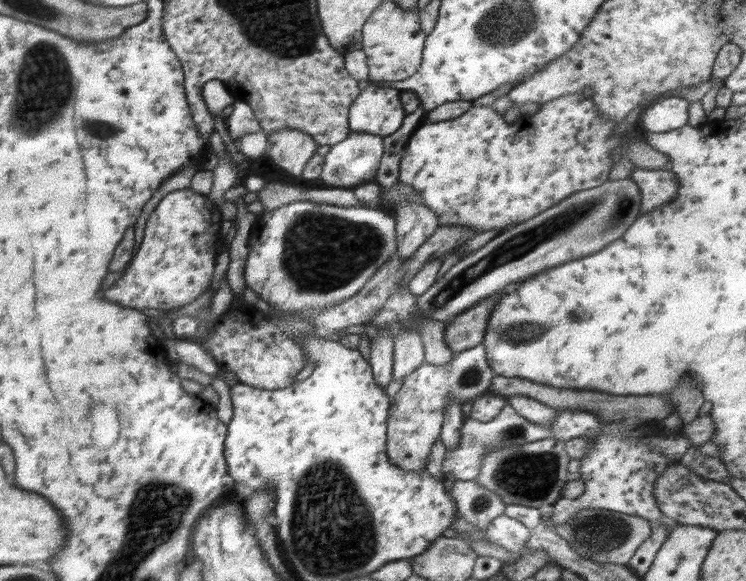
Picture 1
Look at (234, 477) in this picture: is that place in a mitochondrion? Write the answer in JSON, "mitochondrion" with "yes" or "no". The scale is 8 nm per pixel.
{"mitochondrion":"no"}

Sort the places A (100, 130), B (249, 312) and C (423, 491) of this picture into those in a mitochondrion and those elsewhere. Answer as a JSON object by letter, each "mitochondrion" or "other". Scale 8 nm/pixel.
{"A":"mitochondrion","B":"other","C":"other"}

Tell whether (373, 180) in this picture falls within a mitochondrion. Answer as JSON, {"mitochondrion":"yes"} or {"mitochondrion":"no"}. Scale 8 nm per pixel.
{"mitochondrion":"no"}

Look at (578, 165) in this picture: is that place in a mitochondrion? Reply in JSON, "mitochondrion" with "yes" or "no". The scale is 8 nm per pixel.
{"mitochondrion":"no"}

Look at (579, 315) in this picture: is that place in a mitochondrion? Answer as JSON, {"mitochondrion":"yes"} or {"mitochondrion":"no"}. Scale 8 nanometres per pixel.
{"mitochondrion":"yes"}

